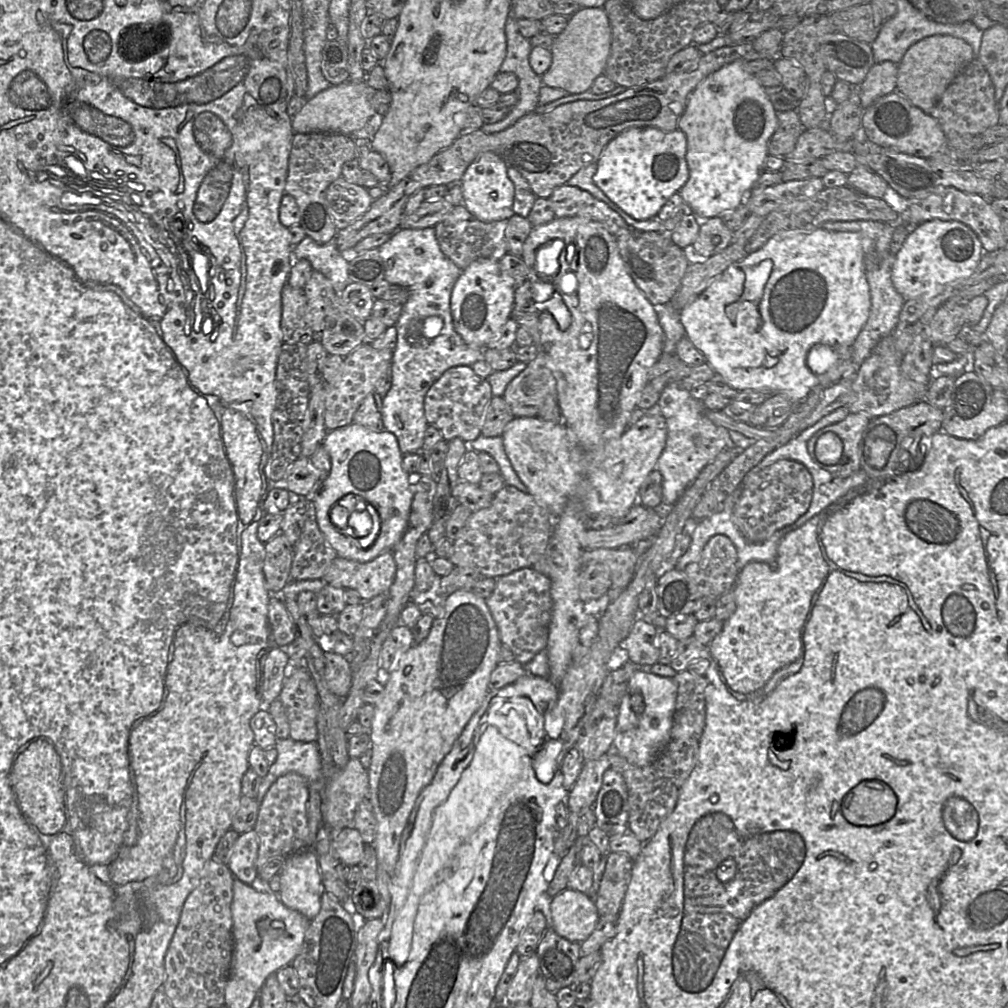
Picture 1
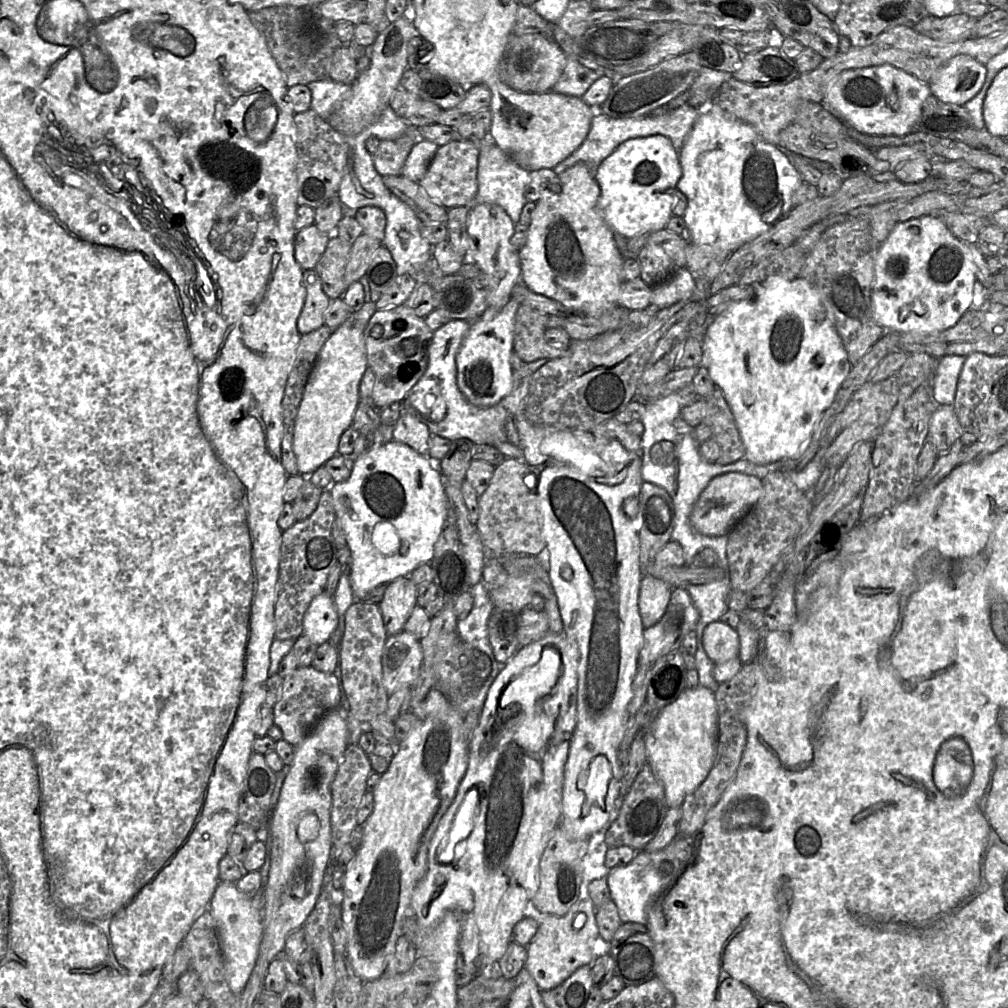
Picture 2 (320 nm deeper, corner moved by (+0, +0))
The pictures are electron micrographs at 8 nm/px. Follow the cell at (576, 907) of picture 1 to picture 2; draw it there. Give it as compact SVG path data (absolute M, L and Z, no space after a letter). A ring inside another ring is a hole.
M589 899L578 901L564 916L541 917L538 932L528 944L524 966L540 991L559 986L578 968L595 959L593 946L599 937L595 910L593 901Z

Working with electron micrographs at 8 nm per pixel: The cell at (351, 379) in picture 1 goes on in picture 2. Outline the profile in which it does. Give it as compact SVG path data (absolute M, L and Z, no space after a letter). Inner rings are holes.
M405 304L377 310L365 328L365 347L367 364L375 374L373 387L373 406L380 410L392 402L402 402L411 388L419 381L427 369L429 345L434 331L425 323L425 318L417 316Z

